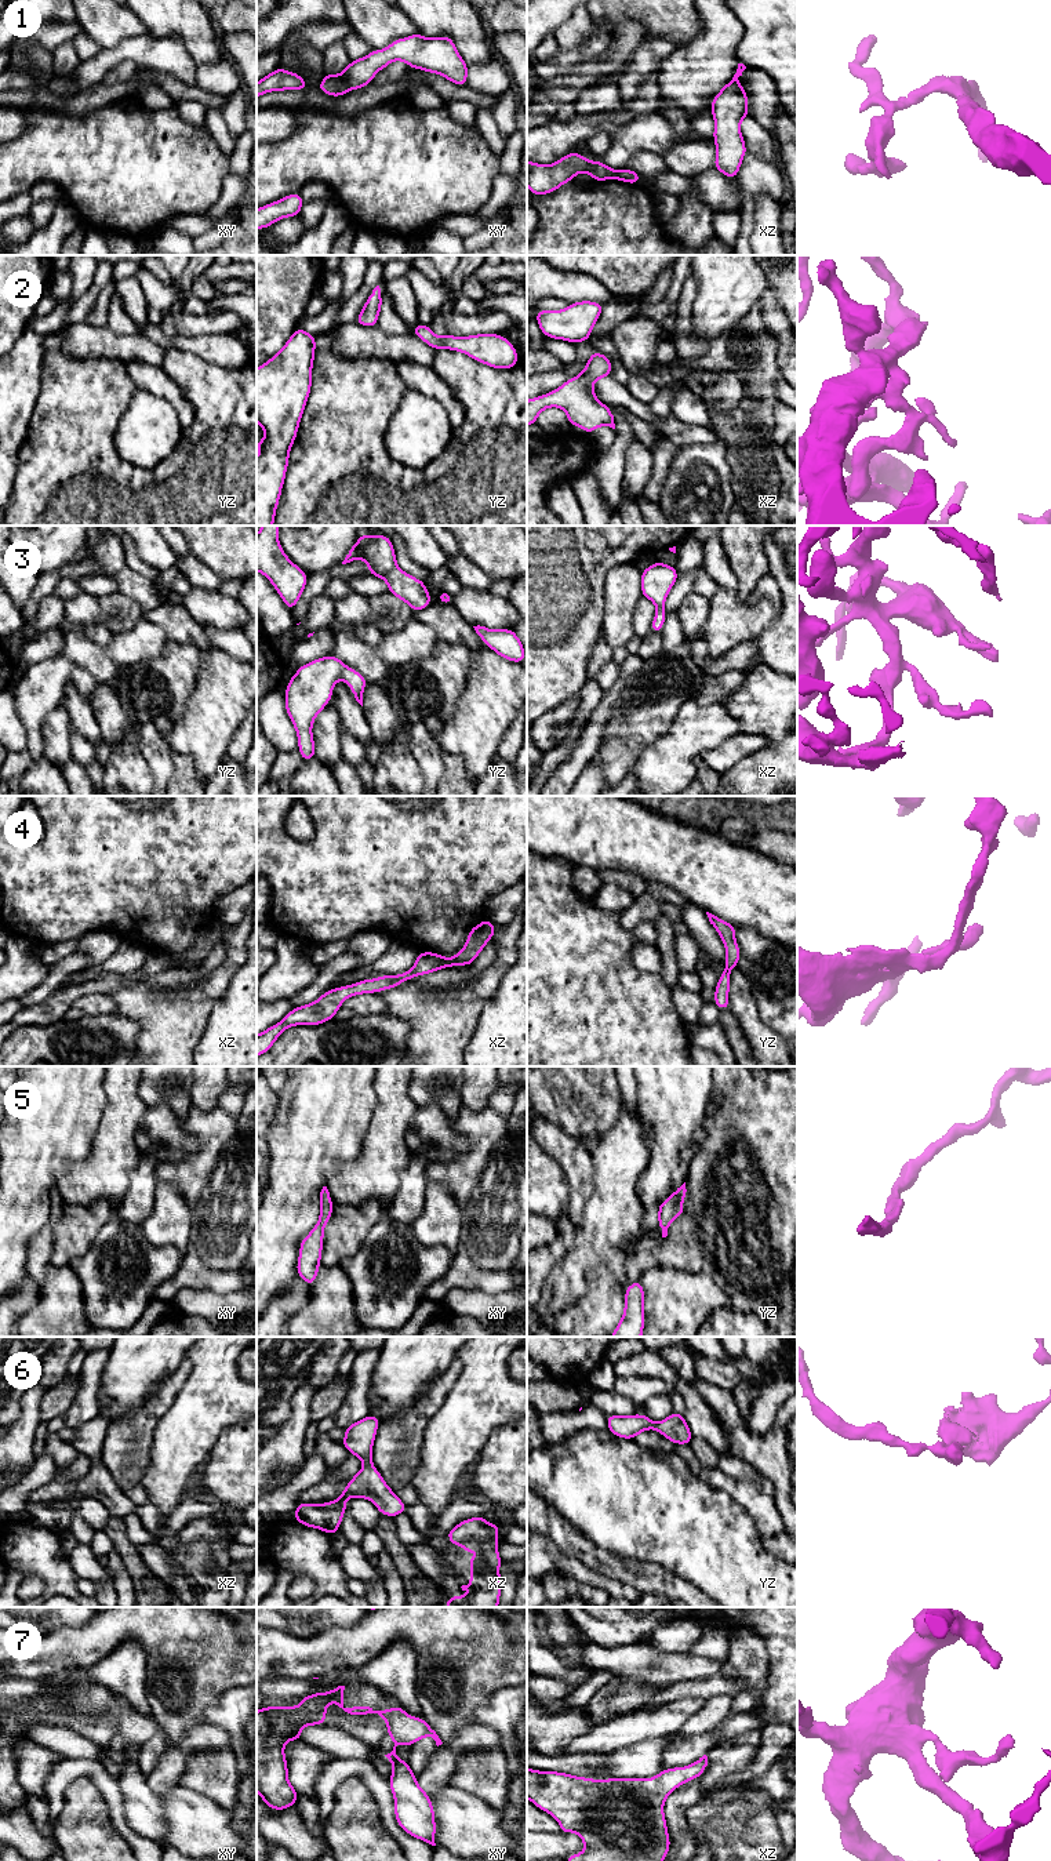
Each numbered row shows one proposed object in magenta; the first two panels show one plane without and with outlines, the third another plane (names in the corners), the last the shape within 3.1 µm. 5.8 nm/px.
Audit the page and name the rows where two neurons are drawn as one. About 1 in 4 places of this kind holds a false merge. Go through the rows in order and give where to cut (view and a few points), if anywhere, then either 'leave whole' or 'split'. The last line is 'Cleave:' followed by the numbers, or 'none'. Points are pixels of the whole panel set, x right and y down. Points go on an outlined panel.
1: cut none; leave whole
2: cut none; leave whole
3: cut none; leave whole
4: cut none; leave whole
5: cut none; leave whole
6: cut none; leave whole
7: cut none; leave whole
Cleave: none

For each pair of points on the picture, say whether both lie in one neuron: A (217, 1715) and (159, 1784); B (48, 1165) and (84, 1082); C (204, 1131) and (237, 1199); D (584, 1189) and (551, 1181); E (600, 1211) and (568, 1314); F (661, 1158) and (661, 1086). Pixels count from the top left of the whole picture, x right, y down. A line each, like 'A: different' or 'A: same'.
A: different
B: same
C: same
D: different
E: same
F: same

